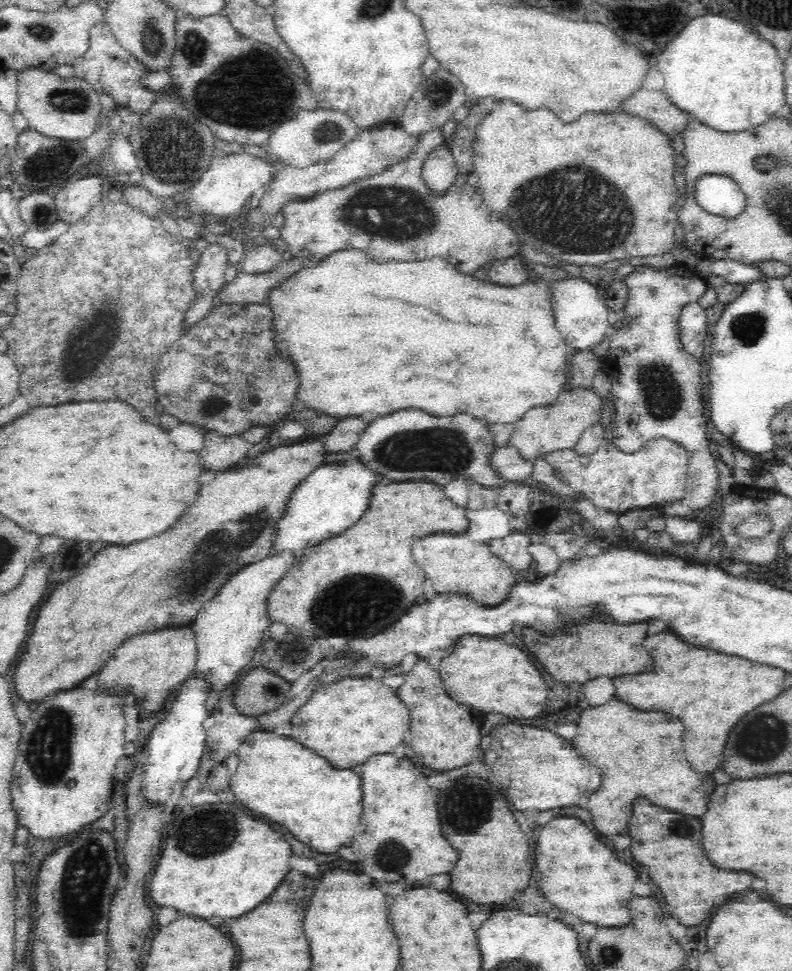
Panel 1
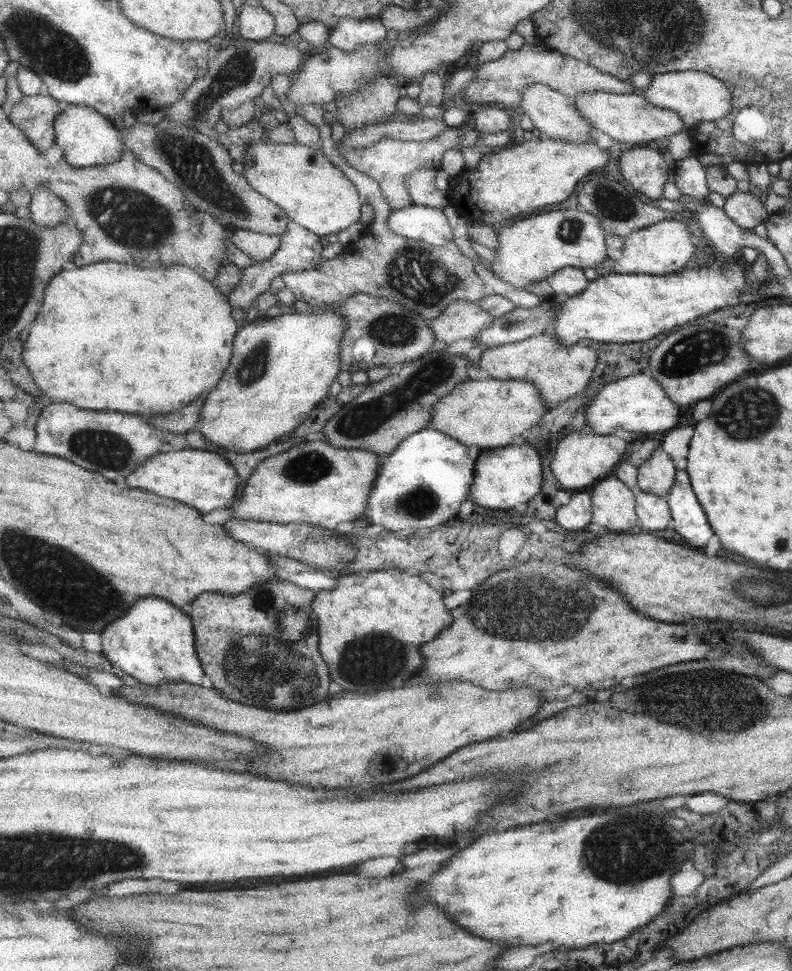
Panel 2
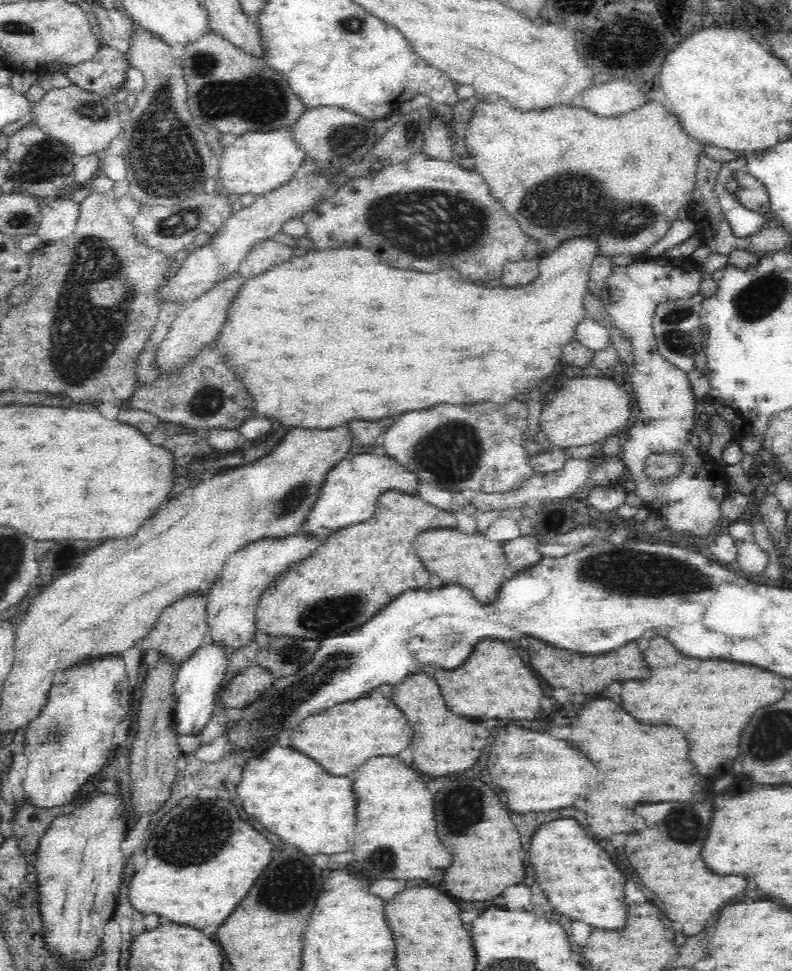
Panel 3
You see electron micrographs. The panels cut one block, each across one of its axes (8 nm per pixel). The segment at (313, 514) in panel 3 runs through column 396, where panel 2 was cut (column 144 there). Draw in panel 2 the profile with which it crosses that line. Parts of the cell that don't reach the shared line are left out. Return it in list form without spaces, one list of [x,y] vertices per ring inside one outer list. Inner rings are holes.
[[[187,448],[179,452],[161,452],[159,456],[153,456],[153,460],[145,462],[135,474],[127,478],[127,482],[137,490],[155,492],[163,498],[171,498],[193,506],[199,510],[199,514],[209,514],[215,508],[231,508],[237,502],[235,496],[239,488],[239,474],[235,466],[217,452]]]

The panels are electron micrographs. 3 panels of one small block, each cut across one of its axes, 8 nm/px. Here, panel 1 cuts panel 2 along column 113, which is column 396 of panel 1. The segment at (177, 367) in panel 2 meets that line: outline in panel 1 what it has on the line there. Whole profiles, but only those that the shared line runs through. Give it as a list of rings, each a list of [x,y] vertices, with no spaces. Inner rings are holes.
[[[360,250],[336,252],[324,262],[308,264],[308,268],[296,272],[290,280],[274,288],[270,294],[270,300],[266,302],[266,304],[272,304],[272,310],[276,312],[274,322],[280,334],[278,336],[280,348],[288,346],[288,350],[292,350],[292,358],[296,360],[296,366],[300,366],[298,370],[300,406],[312,408],[320,414],[326,412],[326,416],[336,416],[336,420],[344,420],[346,416],[360,416],[364,412],[384,416],[404,408],[420,408],[432,416],[454,416],[458,412],[464,412],[492,426],[492,424],[516,424],[528,410],[552,406],[566,390],[564,380],[568,376],[568,356],[566,356],[568,344],[556,330],[552,308],[548,304],[546,282],[540,282],[540,284],[526,282],[522,286],[508,288],[508,286],[496,286],[492,282],[480,284],[480,280],[474,280],[472,276],[464,276],[464,272],[454,270],[450,264],[438,258],[430,258],[424,262],[382,262],[382,264],[370,264],[368,260],[370,258],[364,256]]]

